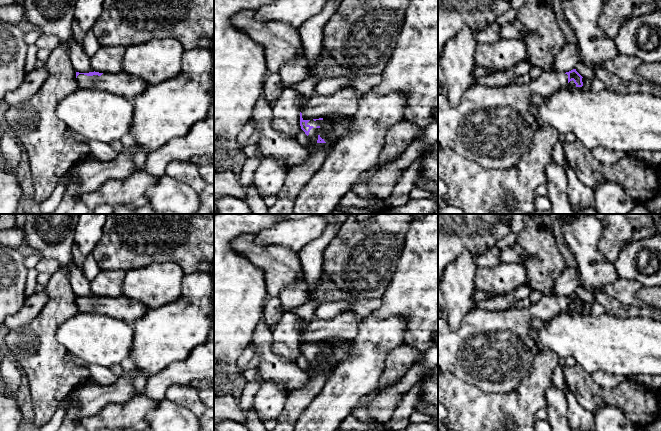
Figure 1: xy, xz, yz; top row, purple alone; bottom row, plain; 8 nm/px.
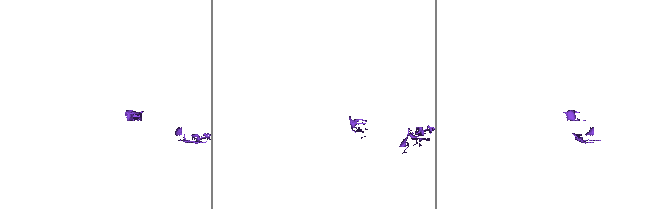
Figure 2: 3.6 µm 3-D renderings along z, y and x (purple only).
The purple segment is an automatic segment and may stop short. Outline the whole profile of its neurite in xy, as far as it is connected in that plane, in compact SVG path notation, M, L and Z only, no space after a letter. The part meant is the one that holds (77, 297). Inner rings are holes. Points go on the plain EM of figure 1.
M123 295L116 297L76 296L79 313L97 313L123 320L132 324L148 310L138 301Z

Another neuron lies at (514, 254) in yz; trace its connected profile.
M514 245L507 247L499 252L499 259L502 263L523 263L523 249Z

